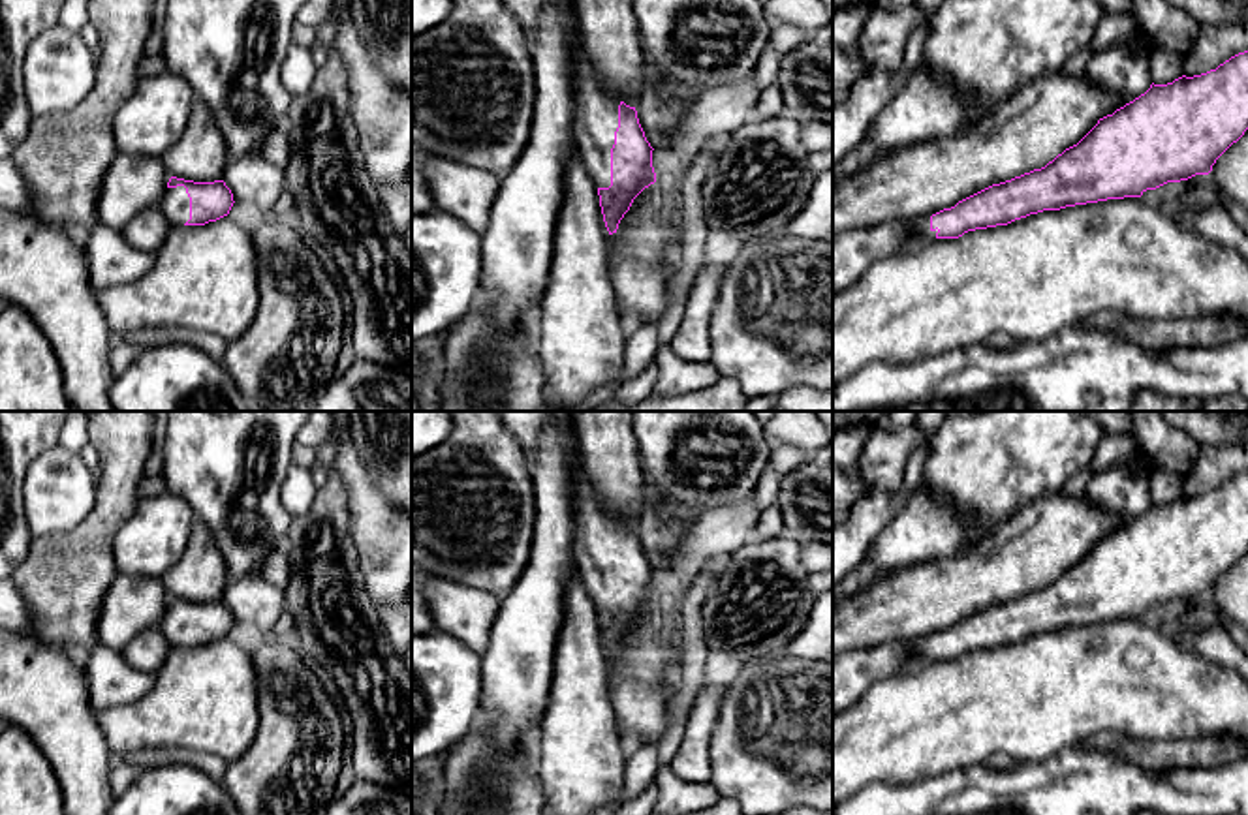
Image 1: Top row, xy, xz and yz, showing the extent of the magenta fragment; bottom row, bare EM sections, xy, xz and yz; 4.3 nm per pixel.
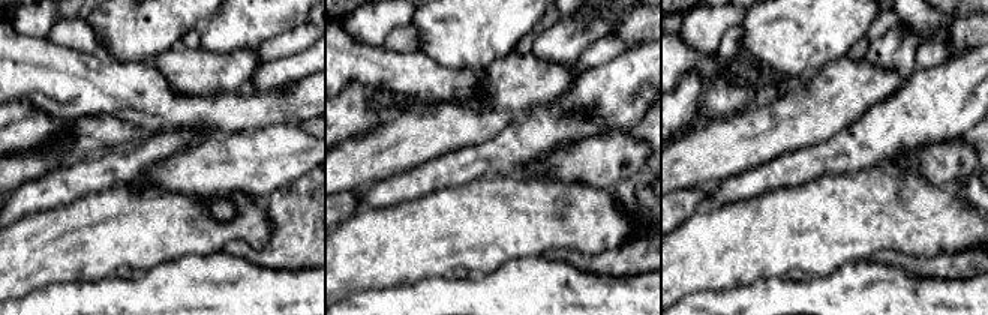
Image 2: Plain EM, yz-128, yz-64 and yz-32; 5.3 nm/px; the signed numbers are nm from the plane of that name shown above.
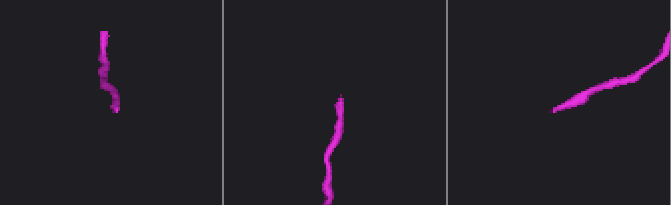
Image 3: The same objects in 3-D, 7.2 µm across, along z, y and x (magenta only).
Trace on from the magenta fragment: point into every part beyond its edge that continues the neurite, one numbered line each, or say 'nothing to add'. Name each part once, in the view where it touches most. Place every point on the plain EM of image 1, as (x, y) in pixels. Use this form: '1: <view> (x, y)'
1: xz (594, 530)

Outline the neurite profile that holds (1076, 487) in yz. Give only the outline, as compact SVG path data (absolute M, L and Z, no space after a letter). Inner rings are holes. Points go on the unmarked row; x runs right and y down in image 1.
M1090 466L1077 471L1062 488L1068 496L1081 498L1086 494L1088 481L1092 477Z

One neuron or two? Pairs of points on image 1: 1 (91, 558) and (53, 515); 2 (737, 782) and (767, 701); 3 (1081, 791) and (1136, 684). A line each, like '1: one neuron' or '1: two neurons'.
1: two neurons
2: one neuron
3: two neurons

